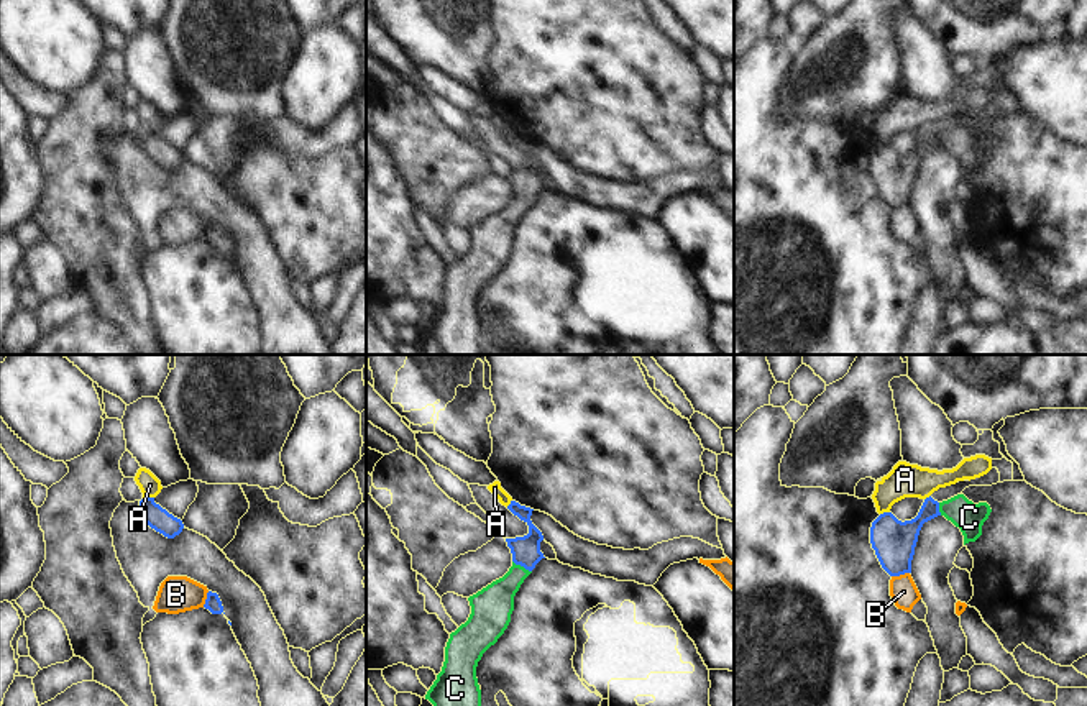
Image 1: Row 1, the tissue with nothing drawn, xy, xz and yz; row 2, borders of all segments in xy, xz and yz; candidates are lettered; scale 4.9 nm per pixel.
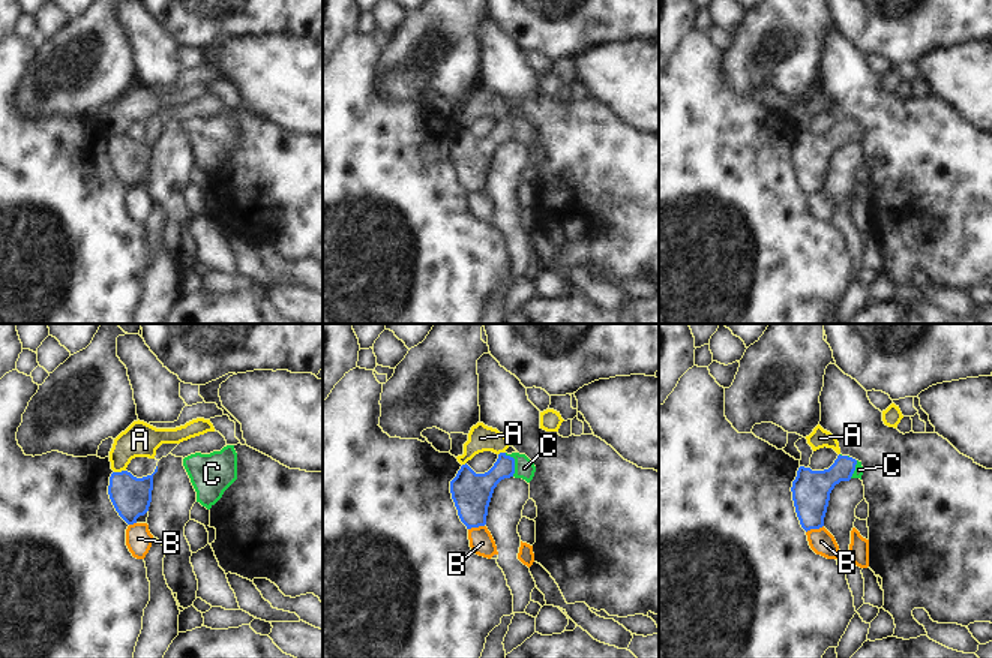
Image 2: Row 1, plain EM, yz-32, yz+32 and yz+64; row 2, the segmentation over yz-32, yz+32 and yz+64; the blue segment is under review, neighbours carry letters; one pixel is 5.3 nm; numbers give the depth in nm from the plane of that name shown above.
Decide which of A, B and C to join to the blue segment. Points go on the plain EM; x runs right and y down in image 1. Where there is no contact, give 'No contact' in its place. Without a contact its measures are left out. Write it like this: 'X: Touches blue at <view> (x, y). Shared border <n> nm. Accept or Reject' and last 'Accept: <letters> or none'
A: Touches blue at xy (148, 130). Shared border 60 nm. Reject
B: Touches blue at yz (900, 206). Shared border 90 nm. Reject
C: Touches blue at xz (522, 197). Shared border 110 nm. Accept
Accept: C.

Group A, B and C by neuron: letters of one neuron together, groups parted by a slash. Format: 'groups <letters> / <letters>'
groups A / B / C

